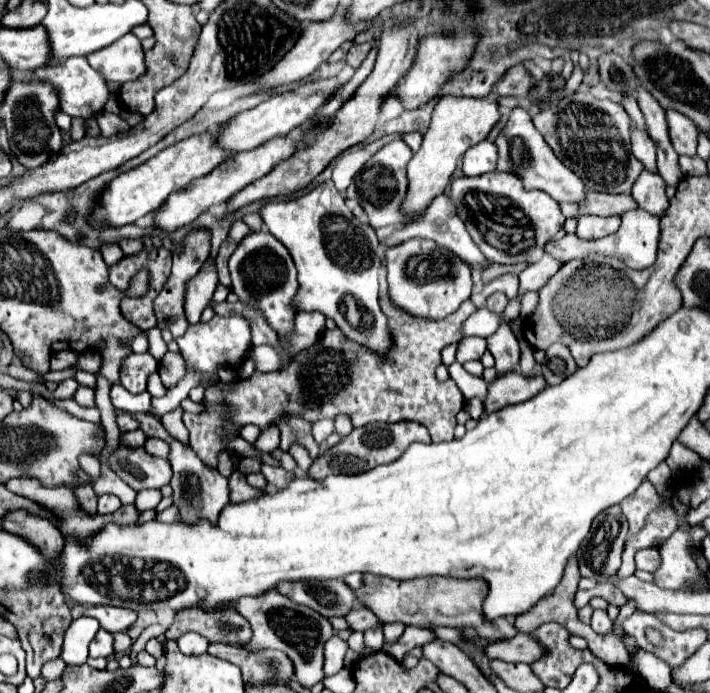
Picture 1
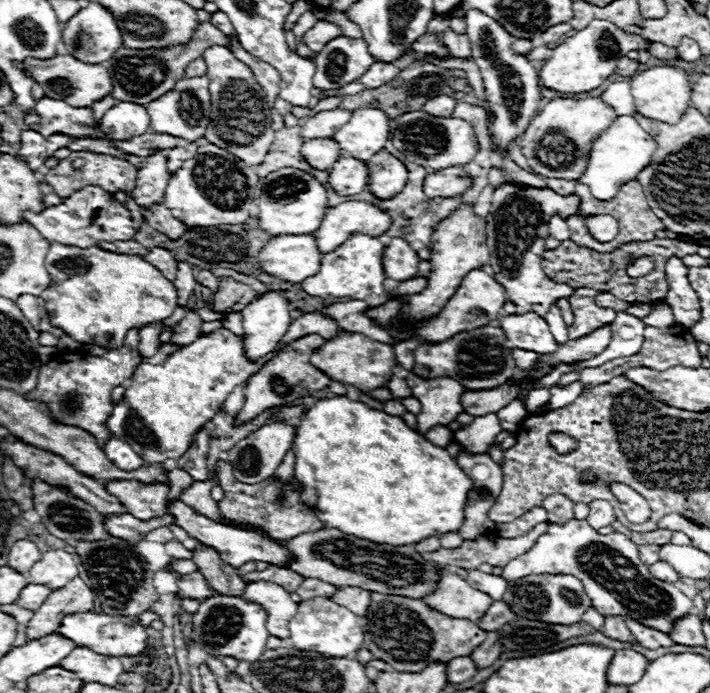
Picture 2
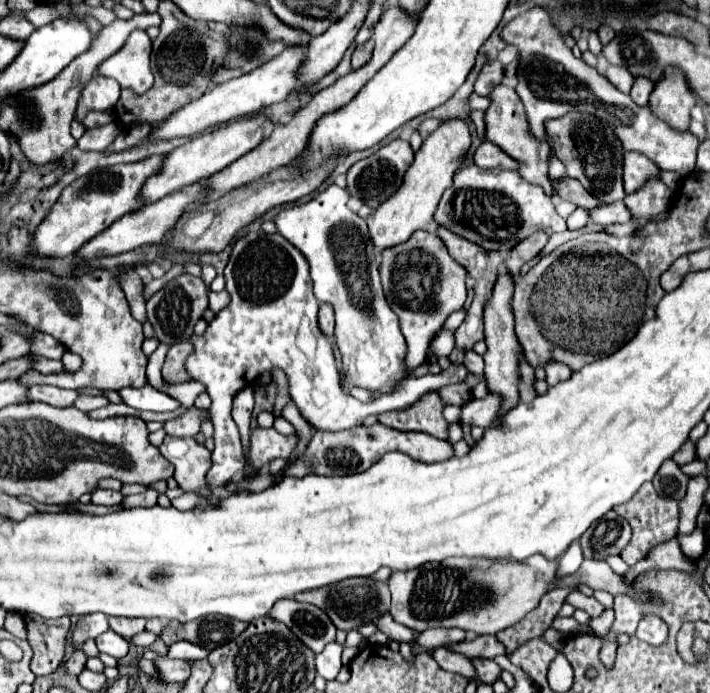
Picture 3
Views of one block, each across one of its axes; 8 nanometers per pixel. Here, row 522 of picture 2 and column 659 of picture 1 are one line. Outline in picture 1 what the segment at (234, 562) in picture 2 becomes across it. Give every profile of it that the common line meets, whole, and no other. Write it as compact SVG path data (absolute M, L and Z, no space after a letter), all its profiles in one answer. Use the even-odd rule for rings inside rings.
M644 170L632 188L632 196L642 210L646 210L652 216L662 218L668 210L668 198L666 198L664 188L666 184L658 174Z

